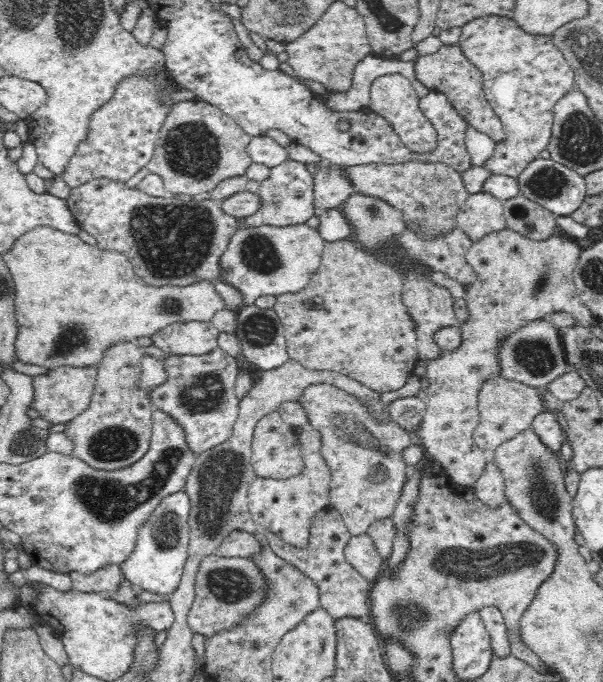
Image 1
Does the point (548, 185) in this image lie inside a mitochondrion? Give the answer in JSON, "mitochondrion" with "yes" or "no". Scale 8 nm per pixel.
{"mitochondrion":"yes"}

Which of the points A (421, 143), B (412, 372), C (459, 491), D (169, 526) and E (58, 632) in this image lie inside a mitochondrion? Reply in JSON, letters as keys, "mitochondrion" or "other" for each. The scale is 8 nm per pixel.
{"A":"other","B":"other","C":"other","D":"mitochondrion","E":"other"}

